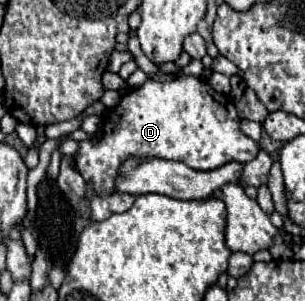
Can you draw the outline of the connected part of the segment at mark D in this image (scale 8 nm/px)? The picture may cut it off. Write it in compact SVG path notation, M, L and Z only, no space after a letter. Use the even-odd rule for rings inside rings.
M181 75L171 81L153 81L147 79L141 87L131 89L129 93L121 95L121 101L113 109L103 111L103 123L101 123L101 139L85 139L79 141L79 149L73 155L73 165L77 167L79 175L93 185L95 195L105 197L113 193L113 179L117 179L117 167L133 155L141 155L147 159L169 159L169 161L181 161L191 169L197 171L211 171L217 167L223 167L229 161L241 161L249 163L257 157L259 145L249 139L239 129L239 115L233 105L233 99L229 95L221 95L211 89L207 79L193 77L193 75Z

